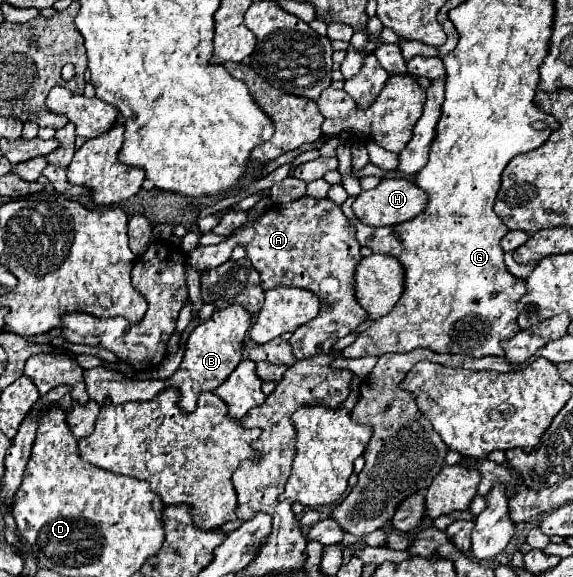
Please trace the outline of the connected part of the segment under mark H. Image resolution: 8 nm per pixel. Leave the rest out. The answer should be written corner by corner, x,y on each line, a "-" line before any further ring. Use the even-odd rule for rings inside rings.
385,177
381,179
381,183
375,189
369,191
361,191
357,195
357,199
353,201
351,209
355,213
355,217
371,227
391,227
391,225
399,225
403,221
409,221
411,217
419,215
425,209
427,203
427,195
409,179
403,177

